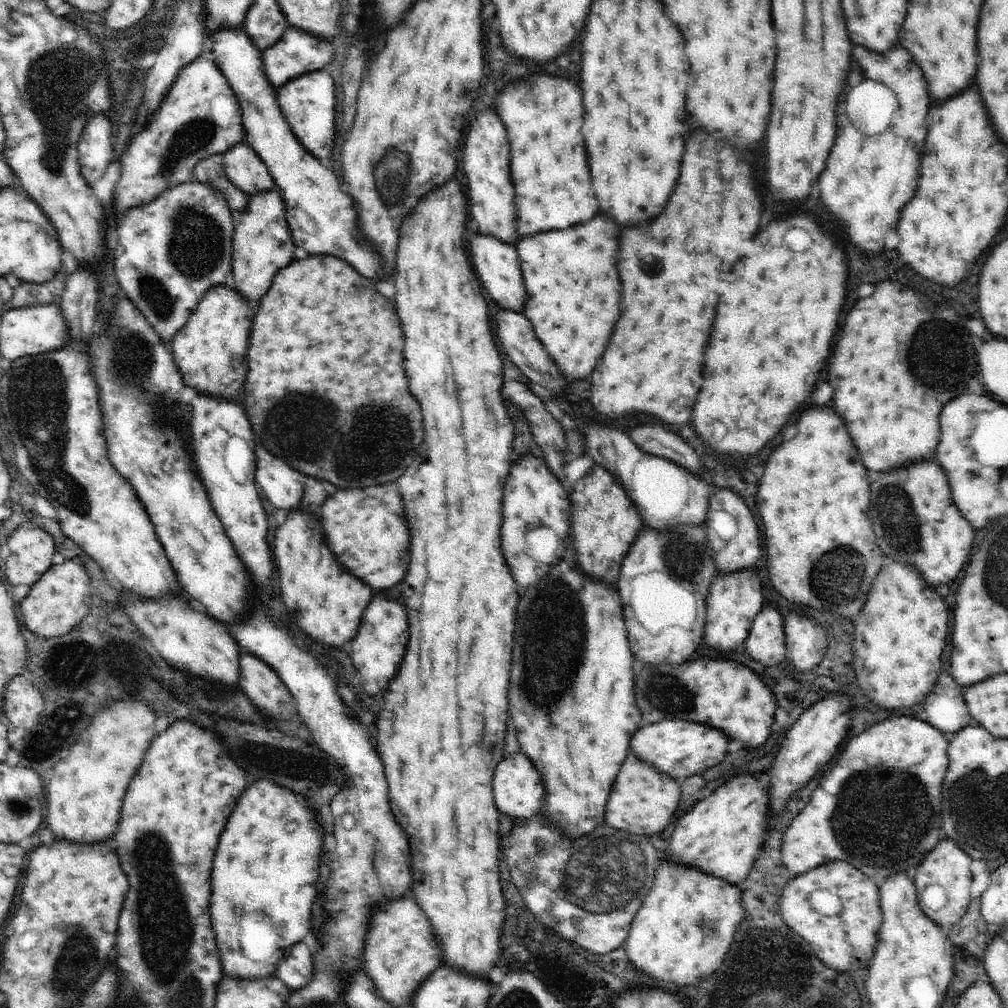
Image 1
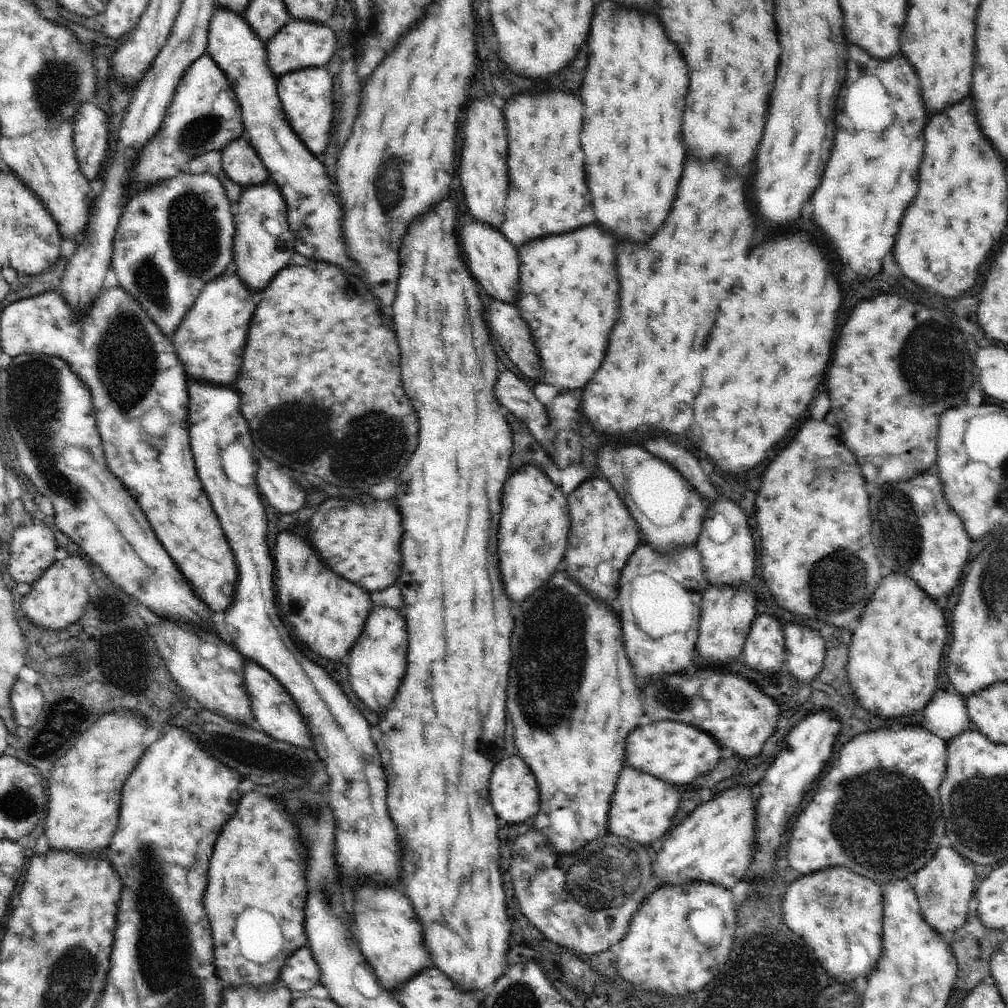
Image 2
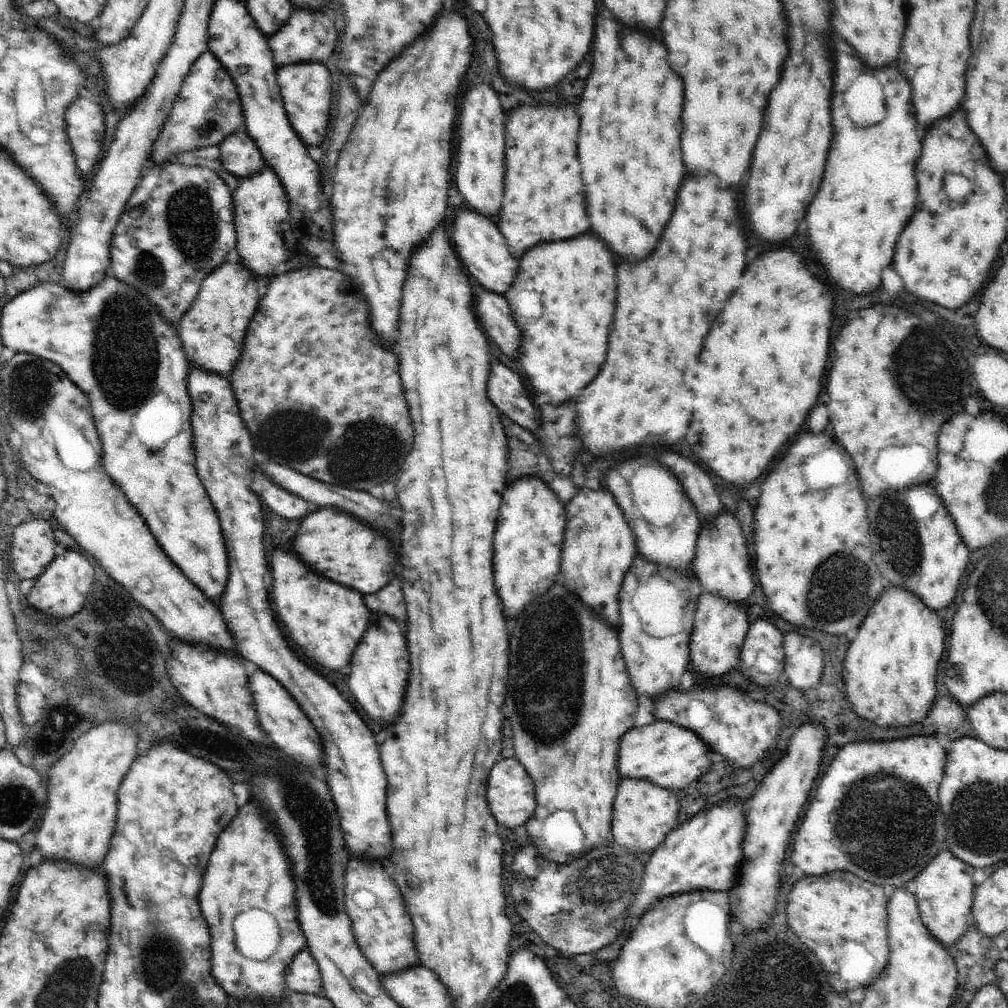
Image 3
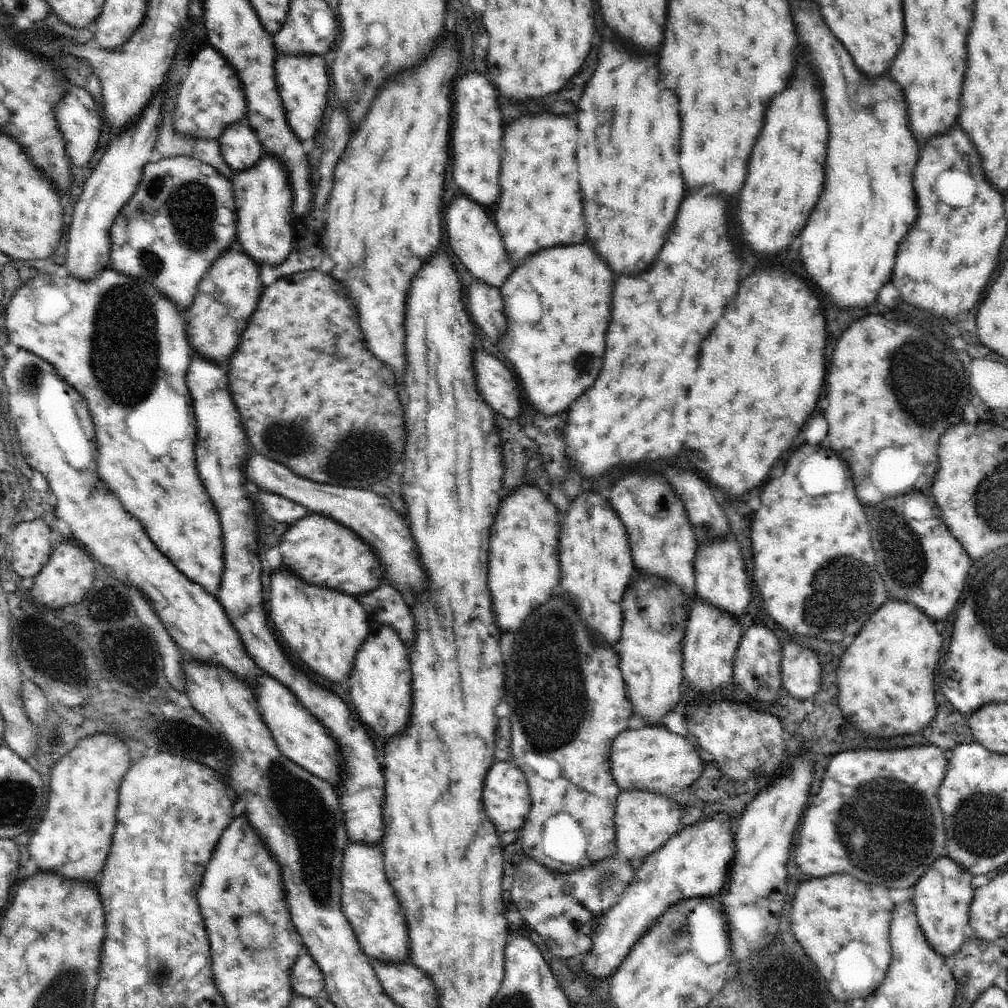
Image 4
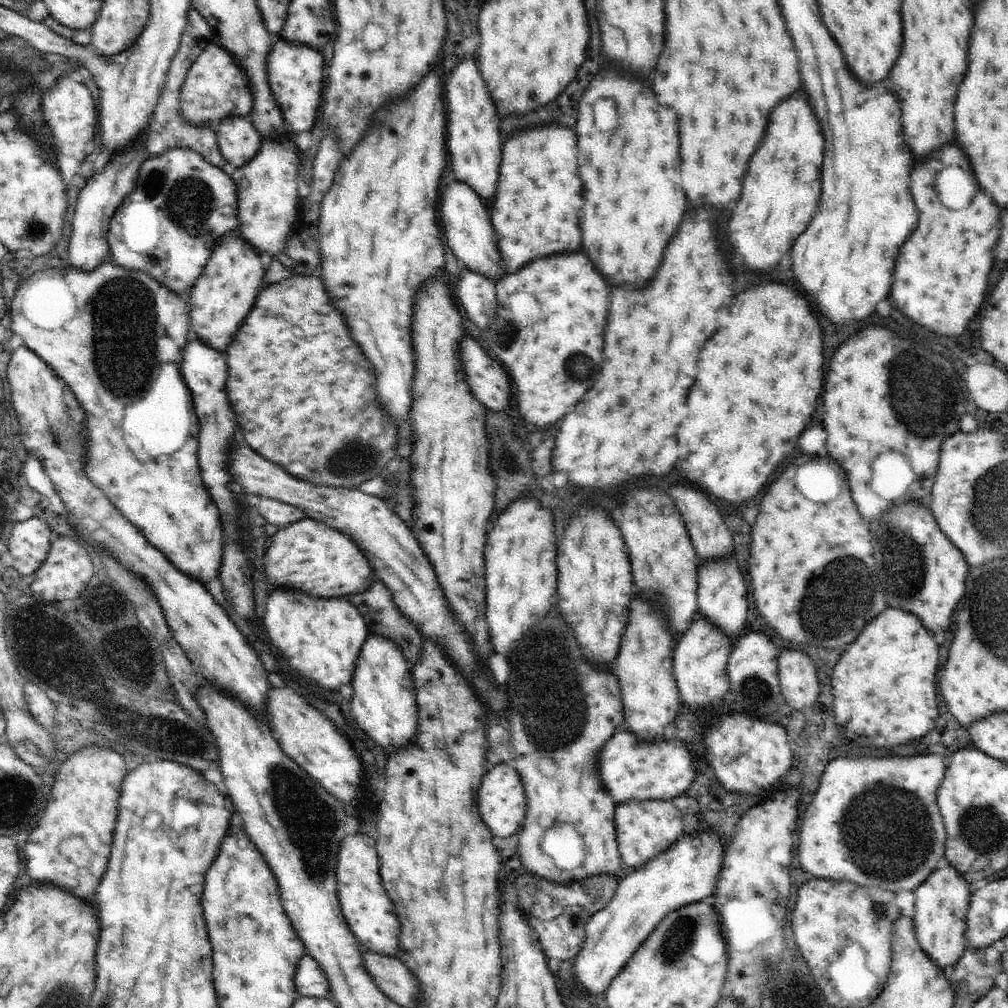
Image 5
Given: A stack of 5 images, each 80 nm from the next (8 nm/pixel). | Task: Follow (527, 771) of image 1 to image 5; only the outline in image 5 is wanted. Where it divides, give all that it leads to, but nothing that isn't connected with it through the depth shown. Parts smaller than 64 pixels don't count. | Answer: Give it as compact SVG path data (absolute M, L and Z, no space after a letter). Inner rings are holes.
M507 763L494 766L482 778L480 792L478 792L478 806L480 806L482 820L492 830L494 836L506 838L506 836L512 836L514 832L518 834L524 824L525 814L527 813L525 784L522 782L520 773Z

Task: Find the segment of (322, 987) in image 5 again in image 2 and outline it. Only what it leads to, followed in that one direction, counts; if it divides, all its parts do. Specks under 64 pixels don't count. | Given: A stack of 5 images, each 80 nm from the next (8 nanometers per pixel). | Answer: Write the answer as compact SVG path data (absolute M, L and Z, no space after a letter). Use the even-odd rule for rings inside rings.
M306 944L288 957L279 976L284 986L288 986L290 990L308 992L310 988L314 988L320 982L320 972L318 963Z

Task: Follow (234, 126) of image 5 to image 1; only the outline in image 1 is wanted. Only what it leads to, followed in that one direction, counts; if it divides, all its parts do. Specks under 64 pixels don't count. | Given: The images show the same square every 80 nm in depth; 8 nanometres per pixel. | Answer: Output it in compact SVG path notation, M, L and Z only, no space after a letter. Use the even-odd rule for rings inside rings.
M244 141L232 146L223 158L227 178L248 197L276 188L268 168Z

